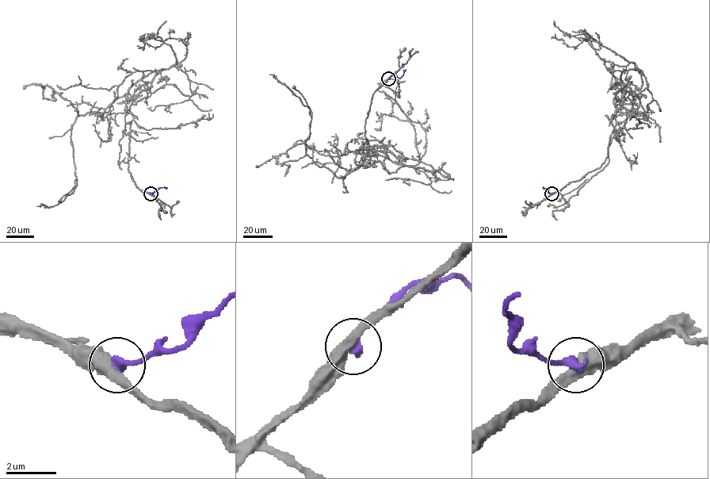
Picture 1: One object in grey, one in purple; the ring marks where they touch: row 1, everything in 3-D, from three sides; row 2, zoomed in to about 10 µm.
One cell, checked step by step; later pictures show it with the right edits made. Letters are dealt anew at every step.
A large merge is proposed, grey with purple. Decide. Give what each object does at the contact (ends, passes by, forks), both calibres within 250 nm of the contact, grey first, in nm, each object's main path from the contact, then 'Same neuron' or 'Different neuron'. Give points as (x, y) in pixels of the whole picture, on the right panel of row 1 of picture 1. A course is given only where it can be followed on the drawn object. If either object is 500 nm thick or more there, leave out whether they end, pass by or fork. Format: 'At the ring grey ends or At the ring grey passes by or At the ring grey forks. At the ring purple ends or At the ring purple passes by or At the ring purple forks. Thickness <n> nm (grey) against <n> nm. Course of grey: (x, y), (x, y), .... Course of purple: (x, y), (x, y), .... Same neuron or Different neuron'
At the ring grey passes by. At the ring purple ends. Thickness 460 nm (grey) against 380 nm. Course of grey: (551, 193), (599, 168), (617, 123), (646, 114), (627, 116), (608, 162), (577, 194), (547, 206). Course of purple: (551, 193), (547, 190), (551, 187), (542, 187). Different neuron

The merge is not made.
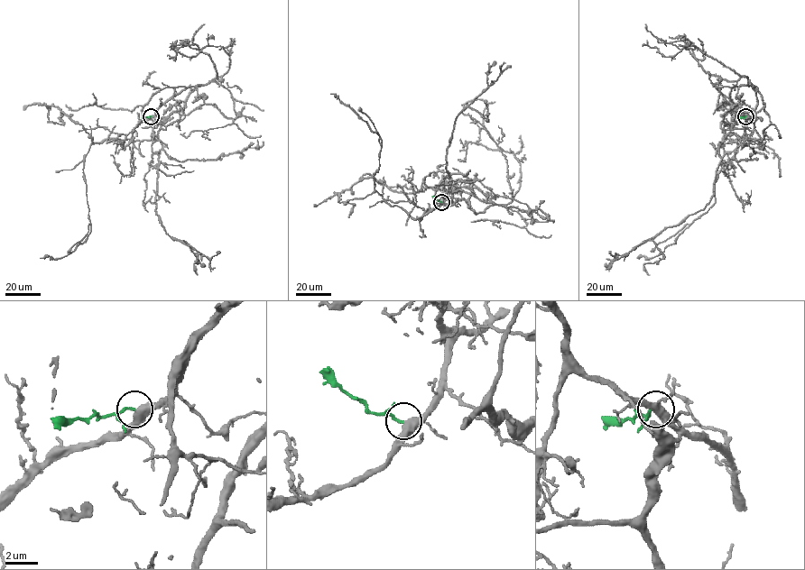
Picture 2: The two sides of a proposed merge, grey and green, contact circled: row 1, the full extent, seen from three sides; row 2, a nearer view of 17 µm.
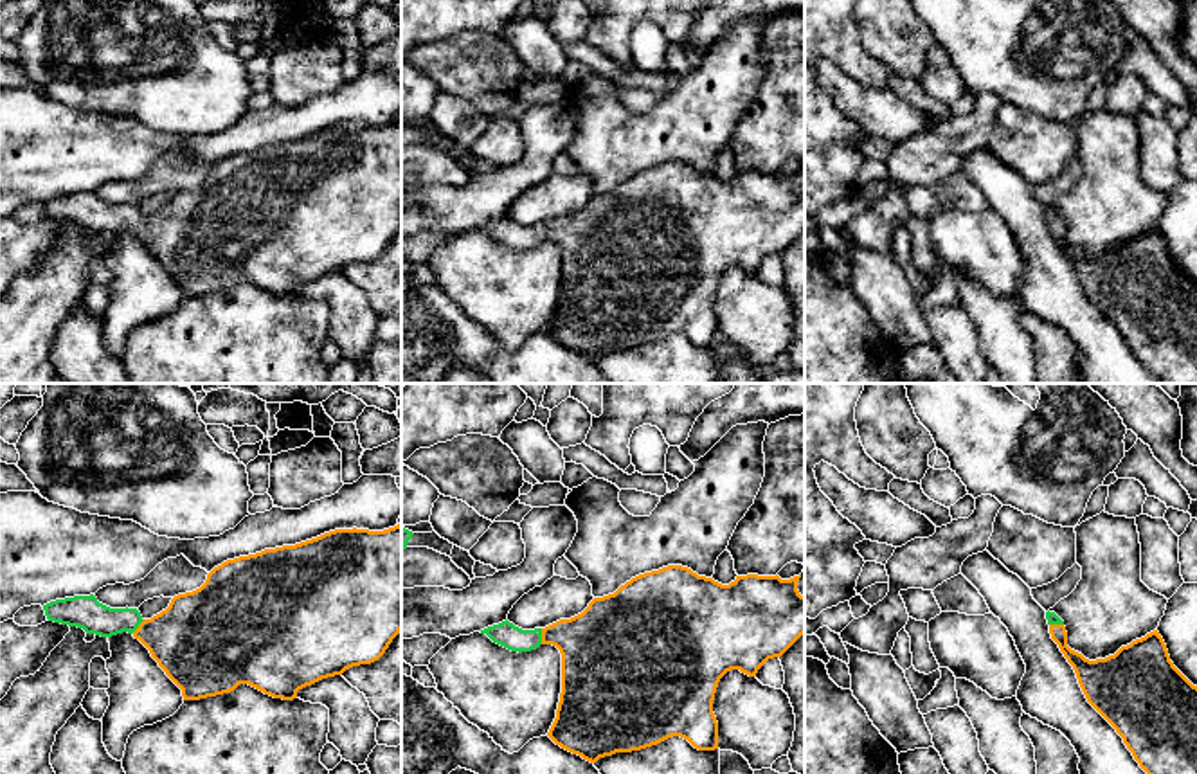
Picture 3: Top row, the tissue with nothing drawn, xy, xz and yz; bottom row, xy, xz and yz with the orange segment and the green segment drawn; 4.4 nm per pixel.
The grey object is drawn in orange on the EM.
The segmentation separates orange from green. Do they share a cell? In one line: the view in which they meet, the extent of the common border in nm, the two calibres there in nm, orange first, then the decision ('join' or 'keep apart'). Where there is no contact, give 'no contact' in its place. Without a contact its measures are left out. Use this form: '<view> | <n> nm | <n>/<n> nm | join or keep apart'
xz | 70 nm | 320/110 nm | join

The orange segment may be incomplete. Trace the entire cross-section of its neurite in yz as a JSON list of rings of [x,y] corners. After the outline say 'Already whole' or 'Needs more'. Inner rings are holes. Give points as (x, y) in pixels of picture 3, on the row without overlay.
[[[1046,209],[1051,236],[1073,263],[1087,299],[1116,326],[1139,364],[1161,383],[1197,383],[1197,283],[1193,283],[1170,257],[1166,241],[1157,227],[1121,243],[1114,252],[1089,257],[1067,243],[1064,218]]]. Needs more

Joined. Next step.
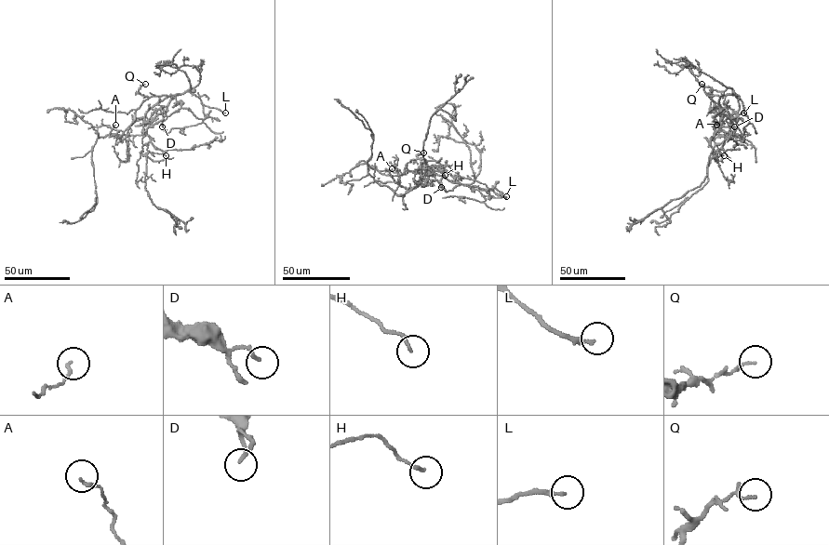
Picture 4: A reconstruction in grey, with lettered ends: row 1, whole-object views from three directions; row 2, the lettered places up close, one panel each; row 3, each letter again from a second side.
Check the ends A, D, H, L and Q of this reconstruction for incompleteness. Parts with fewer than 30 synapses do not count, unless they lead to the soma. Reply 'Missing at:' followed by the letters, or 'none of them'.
Missing at: L

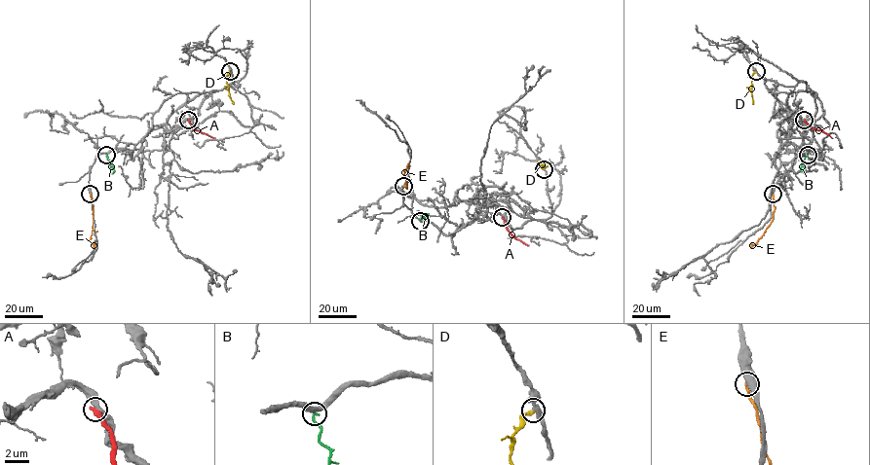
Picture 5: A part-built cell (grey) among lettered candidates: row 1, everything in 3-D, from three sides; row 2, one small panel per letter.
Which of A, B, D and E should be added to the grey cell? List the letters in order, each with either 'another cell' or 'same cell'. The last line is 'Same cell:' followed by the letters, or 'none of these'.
A: another cell
B: another cell
D: another cell
E: another cell
Same cell: none of these

